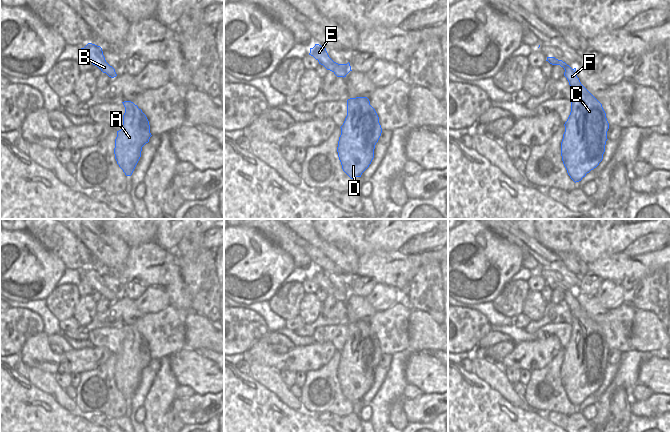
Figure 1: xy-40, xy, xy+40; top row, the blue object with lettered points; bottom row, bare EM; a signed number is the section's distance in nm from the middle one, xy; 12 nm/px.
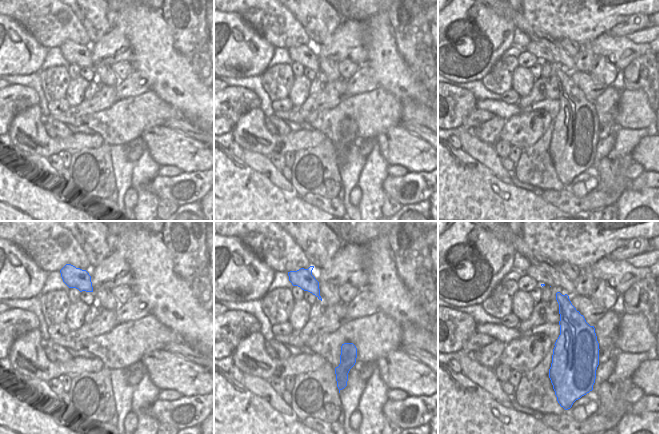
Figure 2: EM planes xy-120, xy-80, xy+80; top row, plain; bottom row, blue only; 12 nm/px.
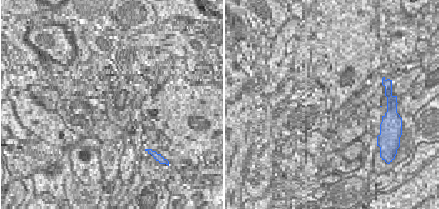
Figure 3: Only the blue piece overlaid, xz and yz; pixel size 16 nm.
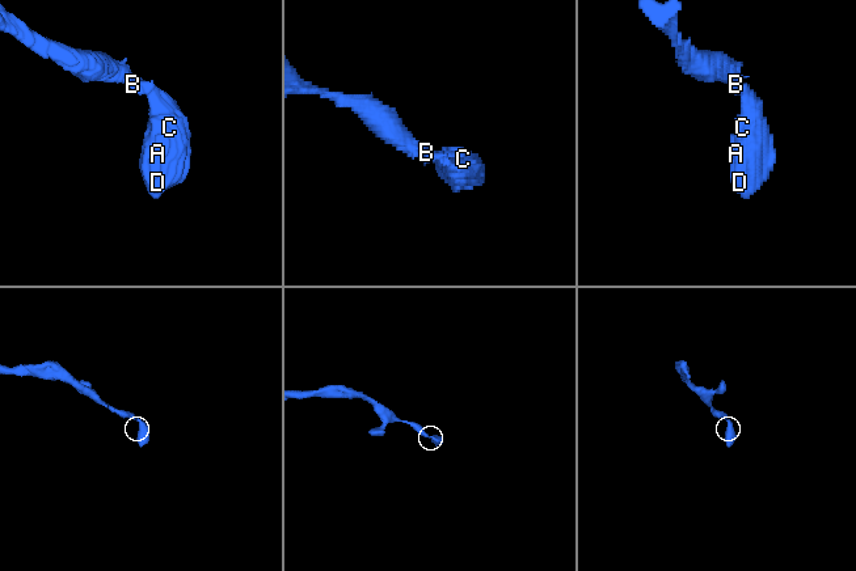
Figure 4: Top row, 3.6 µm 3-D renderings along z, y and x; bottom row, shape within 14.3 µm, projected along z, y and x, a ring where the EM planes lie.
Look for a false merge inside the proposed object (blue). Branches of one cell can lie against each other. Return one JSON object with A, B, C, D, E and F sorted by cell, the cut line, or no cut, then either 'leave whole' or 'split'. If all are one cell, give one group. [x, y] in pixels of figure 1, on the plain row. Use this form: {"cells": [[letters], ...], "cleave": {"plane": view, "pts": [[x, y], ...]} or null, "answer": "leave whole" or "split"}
{"cells": [["A", "B", "C", "D", "E", "F"]], "cleave": null, "answer": "leave whole"}

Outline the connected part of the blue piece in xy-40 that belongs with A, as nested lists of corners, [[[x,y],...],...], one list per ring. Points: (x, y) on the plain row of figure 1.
[[[131,325],[122,327],[125,337],[122,353],[117,355],[114,378],[125,399],[131,400],[141,381],[142,371],[152,359],[149,345],[142,334]]]

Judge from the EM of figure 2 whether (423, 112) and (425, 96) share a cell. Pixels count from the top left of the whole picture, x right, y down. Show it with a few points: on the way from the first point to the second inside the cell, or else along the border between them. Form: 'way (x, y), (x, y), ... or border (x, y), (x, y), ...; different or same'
border (401, 101), (415, 100), (427, 106); different

